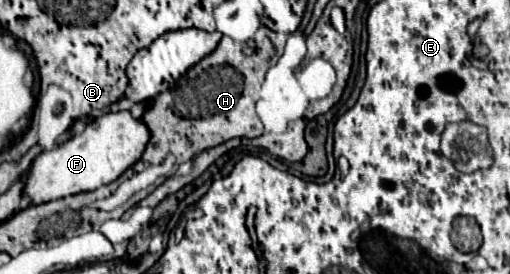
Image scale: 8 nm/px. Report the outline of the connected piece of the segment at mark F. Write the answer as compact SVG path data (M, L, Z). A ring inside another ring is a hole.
M130 111L104 113L102 117L96 117L94 121L90 121L78 137L72 137L70 141L62 143L52 153L42 151L34 159L24 179L26 181L24 195L30 197L34 205L38 205L66 195L92 191L100 185L112 183L142 157L150 137L152 135L148 127L144 127L144 121L134 119Z

